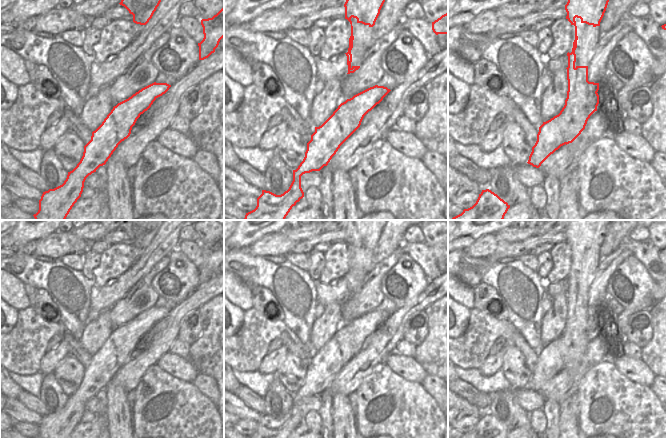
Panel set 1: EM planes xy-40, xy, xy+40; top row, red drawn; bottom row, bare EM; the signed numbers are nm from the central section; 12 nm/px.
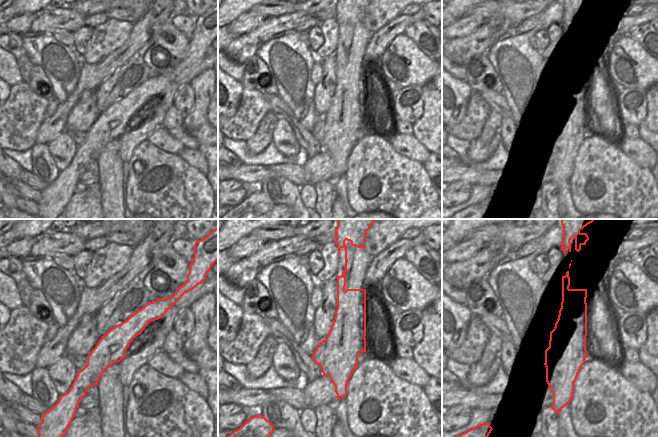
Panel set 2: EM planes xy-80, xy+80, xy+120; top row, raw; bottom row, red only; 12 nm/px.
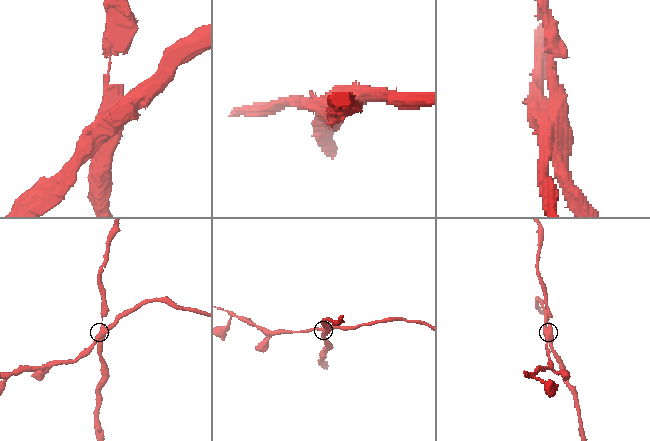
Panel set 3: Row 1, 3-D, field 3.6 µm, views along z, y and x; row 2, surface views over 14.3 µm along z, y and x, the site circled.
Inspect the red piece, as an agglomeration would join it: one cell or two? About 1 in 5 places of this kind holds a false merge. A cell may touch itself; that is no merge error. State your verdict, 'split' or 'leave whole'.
split

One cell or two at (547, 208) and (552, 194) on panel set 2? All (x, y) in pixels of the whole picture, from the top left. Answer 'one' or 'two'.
one

